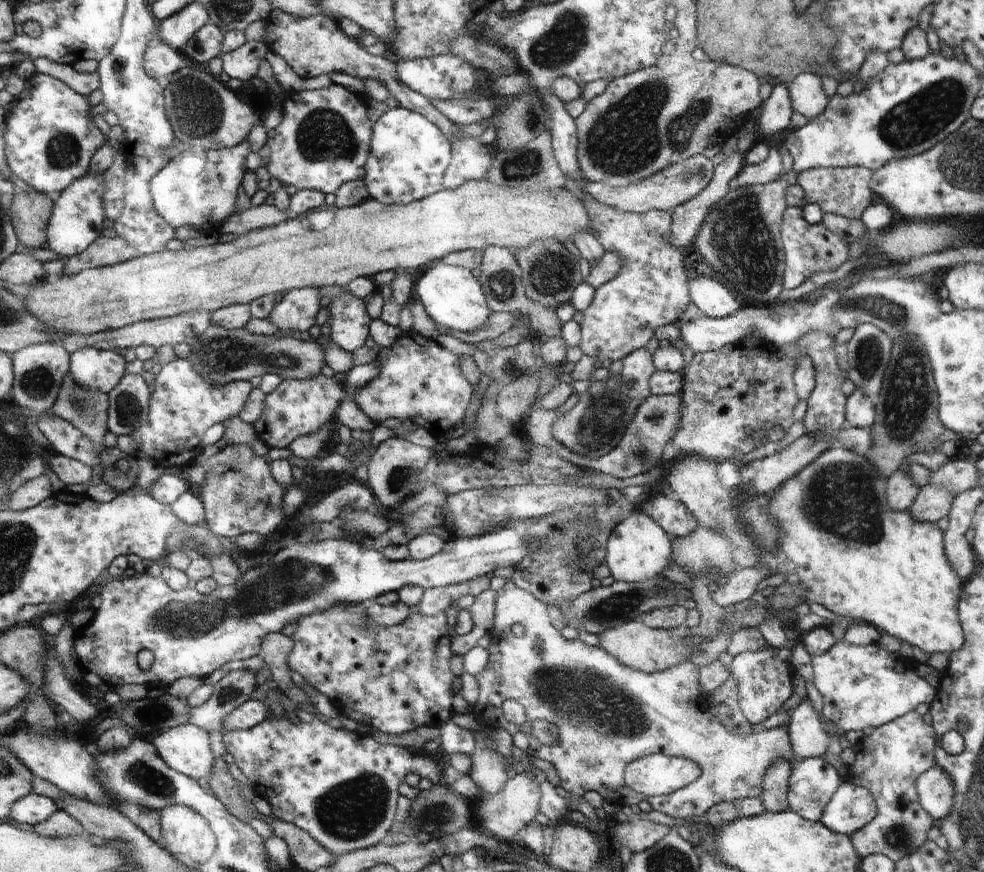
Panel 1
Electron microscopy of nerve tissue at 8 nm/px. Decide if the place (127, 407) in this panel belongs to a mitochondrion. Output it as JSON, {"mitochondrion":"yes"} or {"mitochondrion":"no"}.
{"mitochondrion":"yes"}

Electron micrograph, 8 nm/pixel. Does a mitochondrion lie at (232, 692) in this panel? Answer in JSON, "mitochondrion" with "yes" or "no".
{"mitochondrion":"yes"}

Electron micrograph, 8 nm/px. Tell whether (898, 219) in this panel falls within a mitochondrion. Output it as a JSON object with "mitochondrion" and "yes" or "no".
{"mitochondrion":"no"}

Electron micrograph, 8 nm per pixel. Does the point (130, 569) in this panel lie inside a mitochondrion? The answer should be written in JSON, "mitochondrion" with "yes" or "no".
{"mitochondrion":"no"}

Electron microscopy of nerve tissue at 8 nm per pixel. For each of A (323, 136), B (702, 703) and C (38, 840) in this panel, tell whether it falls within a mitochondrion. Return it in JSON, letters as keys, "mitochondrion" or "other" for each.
{"A":"mitochondrion","B":"other","C":"other"}

